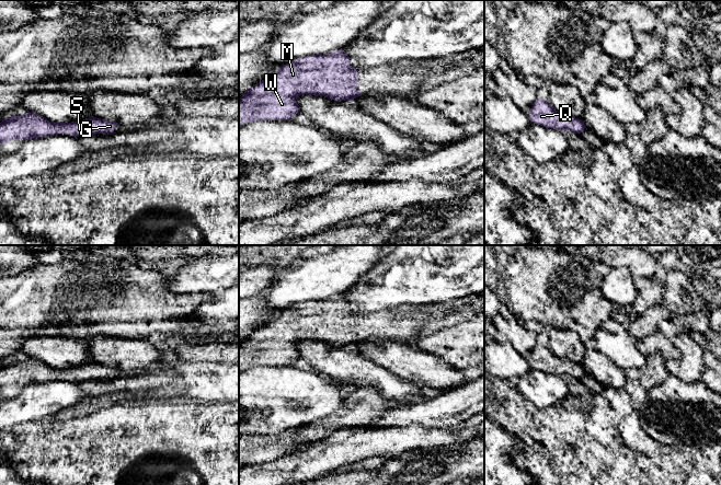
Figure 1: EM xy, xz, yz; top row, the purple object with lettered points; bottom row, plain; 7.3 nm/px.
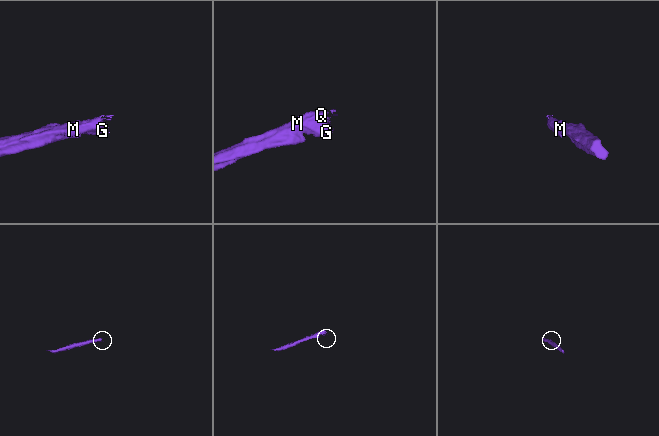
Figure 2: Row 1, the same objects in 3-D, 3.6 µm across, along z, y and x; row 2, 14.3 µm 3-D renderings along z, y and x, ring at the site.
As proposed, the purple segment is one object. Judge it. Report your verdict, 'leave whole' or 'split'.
leave whole

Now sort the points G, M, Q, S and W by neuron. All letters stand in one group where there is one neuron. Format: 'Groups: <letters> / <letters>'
Groups: G M Q S W

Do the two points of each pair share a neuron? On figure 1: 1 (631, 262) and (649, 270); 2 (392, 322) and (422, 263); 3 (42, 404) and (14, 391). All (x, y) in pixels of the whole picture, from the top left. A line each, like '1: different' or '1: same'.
1: same
2: different
3: different

